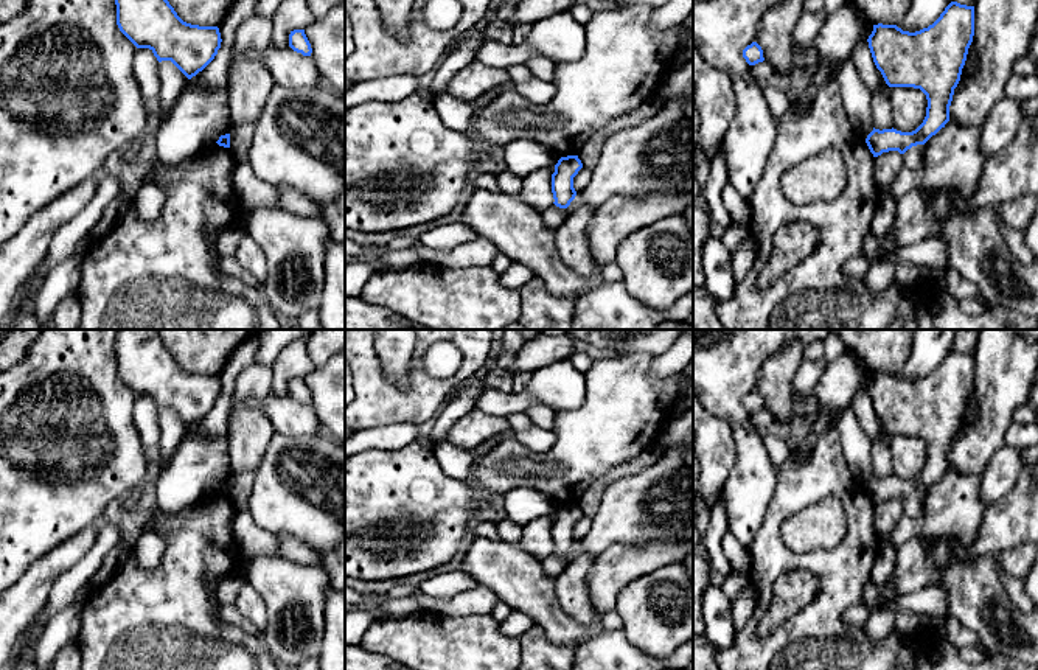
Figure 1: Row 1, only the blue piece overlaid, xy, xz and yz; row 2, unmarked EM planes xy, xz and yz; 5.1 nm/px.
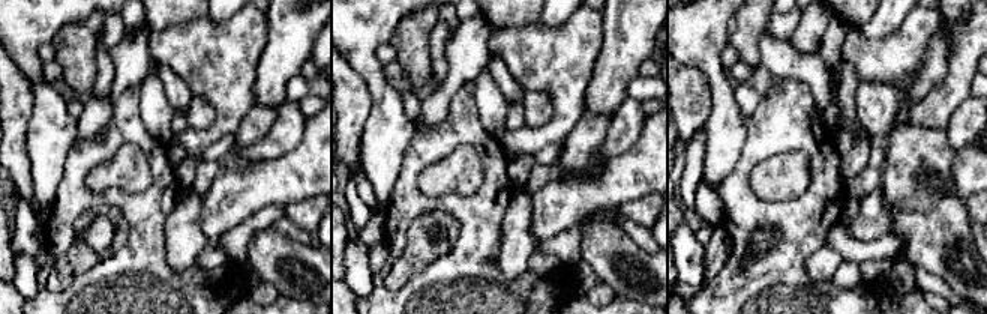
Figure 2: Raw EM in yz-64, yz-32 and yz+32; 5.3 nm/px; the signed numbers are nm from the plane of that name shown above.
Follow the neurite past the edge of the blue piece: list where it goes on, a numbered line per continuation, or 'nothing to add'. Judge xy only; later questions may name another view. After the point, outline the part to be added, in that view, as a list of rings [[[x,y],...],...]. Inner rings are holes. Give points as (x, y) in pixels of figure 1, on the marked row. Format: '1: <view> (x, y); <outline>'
nothing to add

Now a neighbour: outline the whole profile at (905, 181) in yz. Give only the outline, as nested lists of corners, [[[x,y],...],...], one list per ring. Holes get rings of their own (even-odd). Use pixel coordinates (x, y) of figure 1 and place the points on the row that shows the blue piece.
[[[901,168],[893,180],[886,187],[878,187],[881,196],[900,199],[918,185],[918,173],[907,168]]]

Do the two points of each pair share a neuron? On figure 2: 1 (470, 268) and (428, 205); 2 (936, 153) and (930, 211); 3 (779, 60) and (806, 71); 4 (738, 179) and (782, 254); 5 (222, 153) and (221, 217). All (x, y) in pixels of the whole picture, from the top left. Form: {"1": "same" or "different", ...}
{"1": "same", "2": "same", "3": "same", "4": "same", "5": "different"}

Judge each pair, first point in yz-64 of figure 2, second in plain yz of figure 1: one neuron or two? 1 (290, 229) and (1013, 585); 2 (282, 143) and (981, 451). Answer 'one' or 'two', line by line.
1: one
2: two

